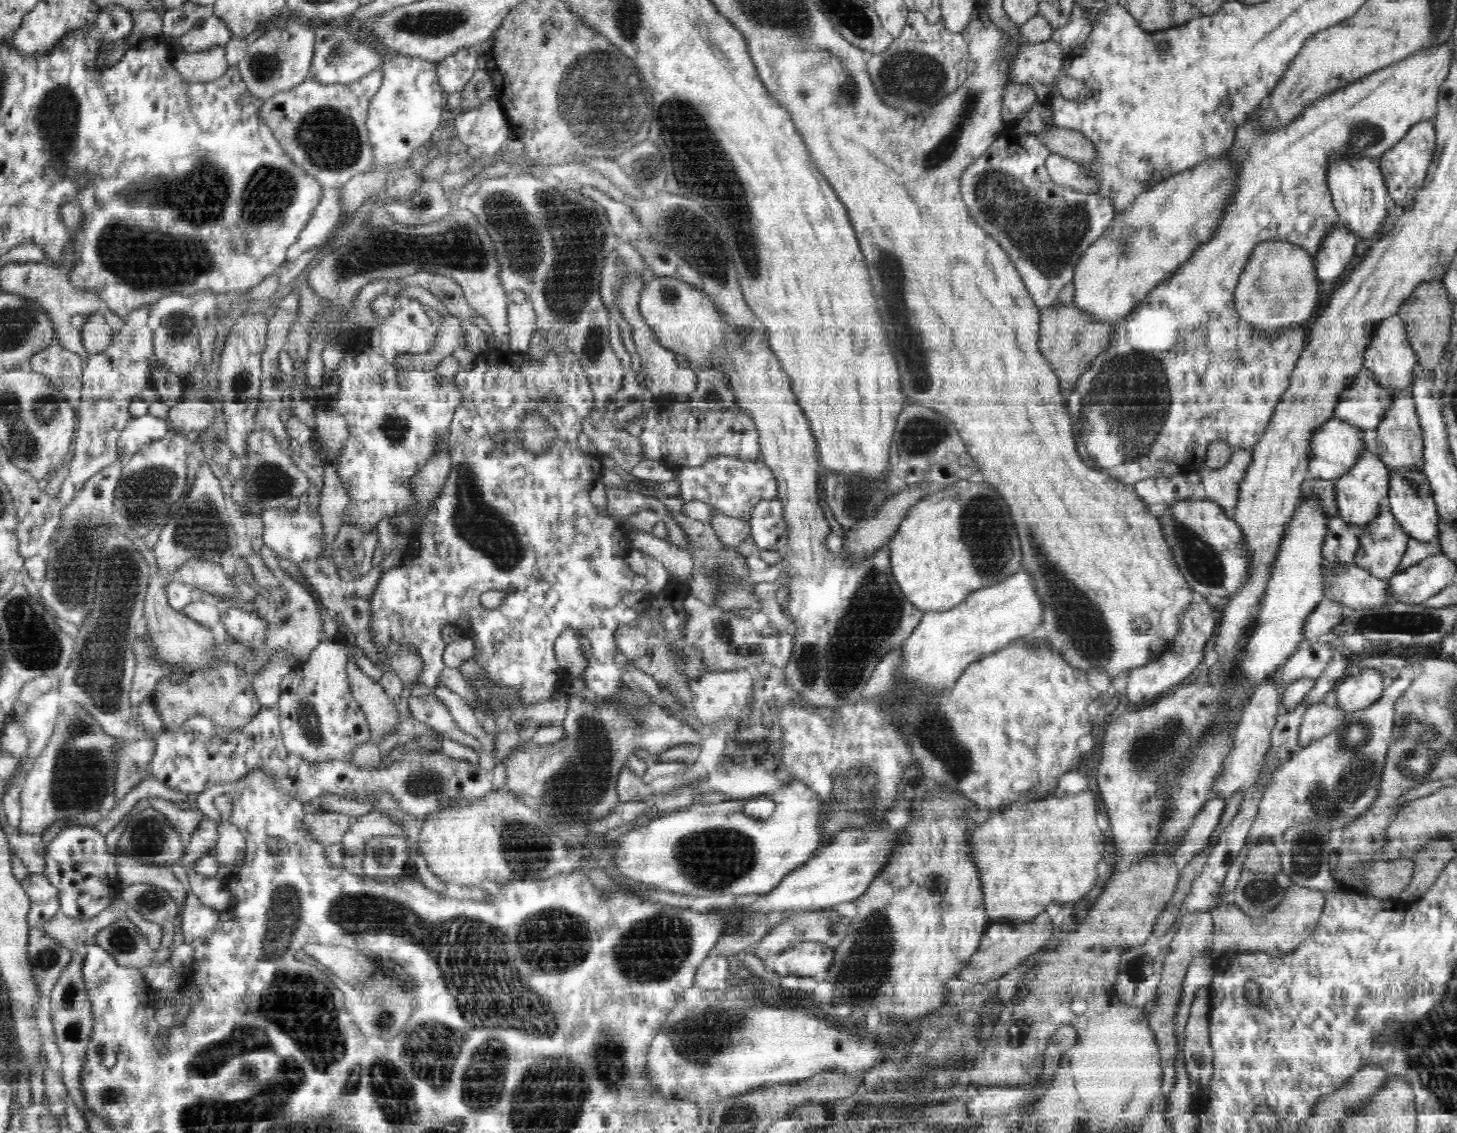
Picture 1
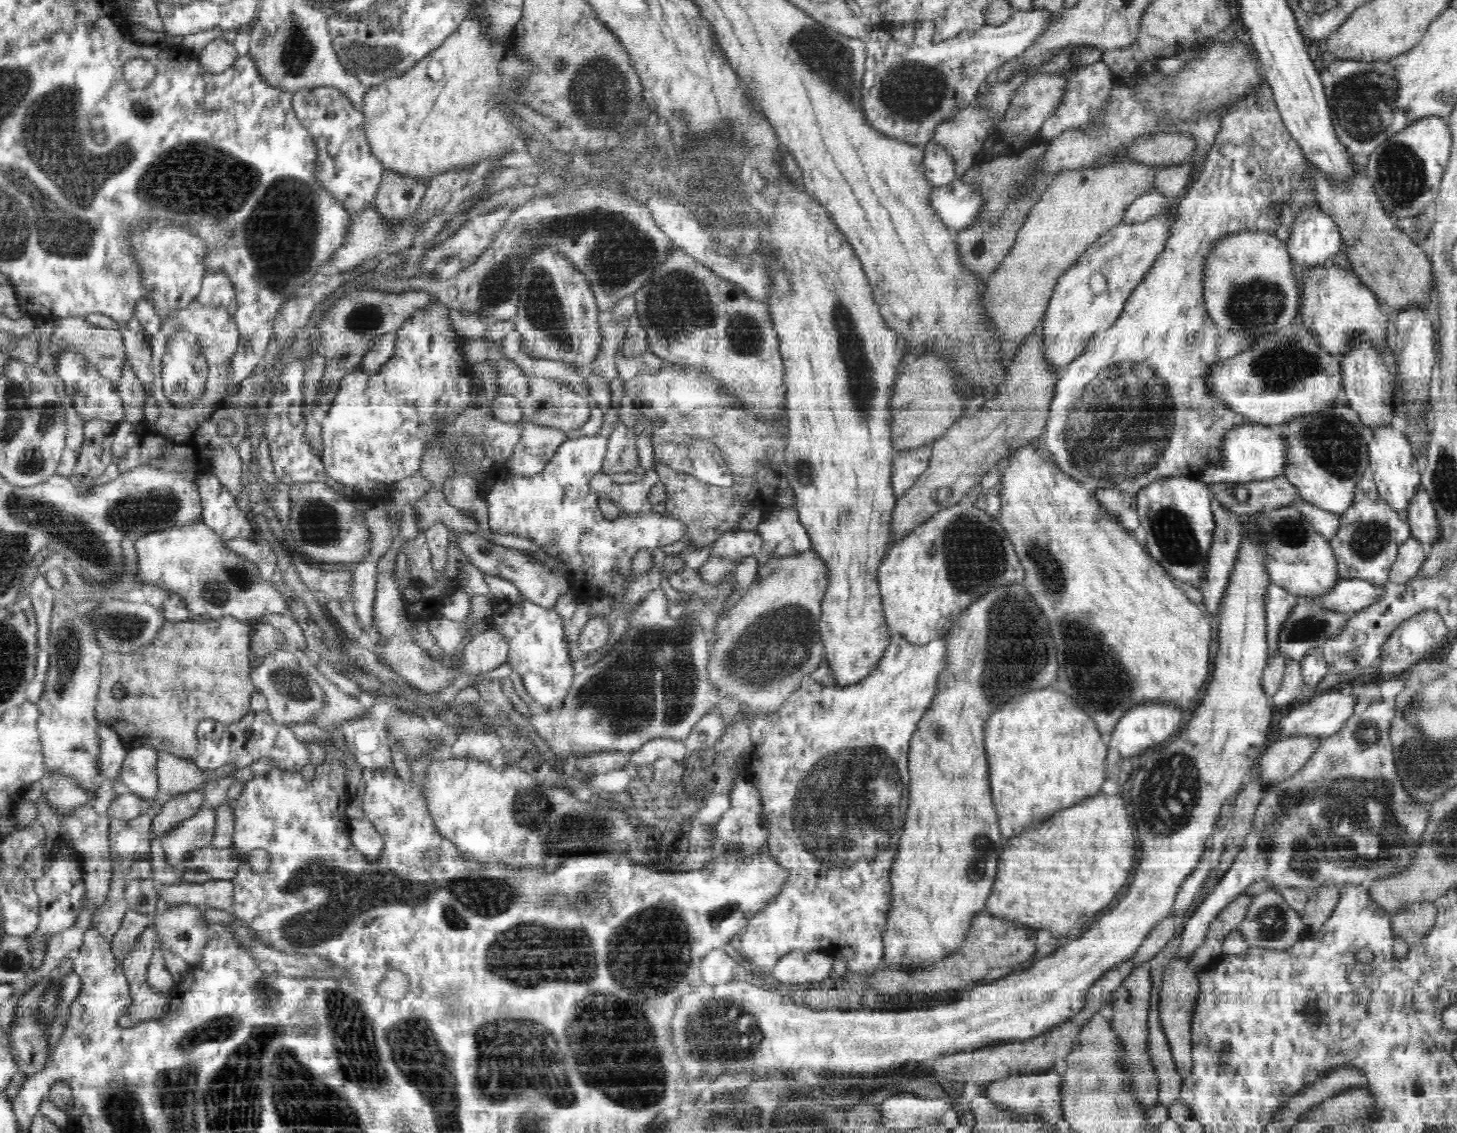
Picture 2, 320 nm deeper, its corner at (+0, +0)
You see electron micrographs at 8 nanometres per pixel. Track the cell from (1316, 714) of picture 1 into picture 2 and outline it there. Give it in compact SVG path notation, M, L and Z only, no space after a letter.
M1290 736L1283 737L1272 743L1261 755L1258 762L1259 784L1264 788L1274 787L1289 777L1294 776L1304 763L1316 752L1321 744L1321 738L1318 736Z

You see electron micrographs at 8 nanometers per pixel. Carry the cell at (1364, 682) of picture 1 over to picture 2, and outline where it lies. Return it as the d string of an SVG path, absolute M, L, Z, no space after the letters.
M1327 690L1311 698L1309 703L1298 705L1278 723L1278 736L1318 736L1320 738L1332 736L1344 726L1344 723L1354 714L1355 701L1351 694L1342 695L1340 692Z

